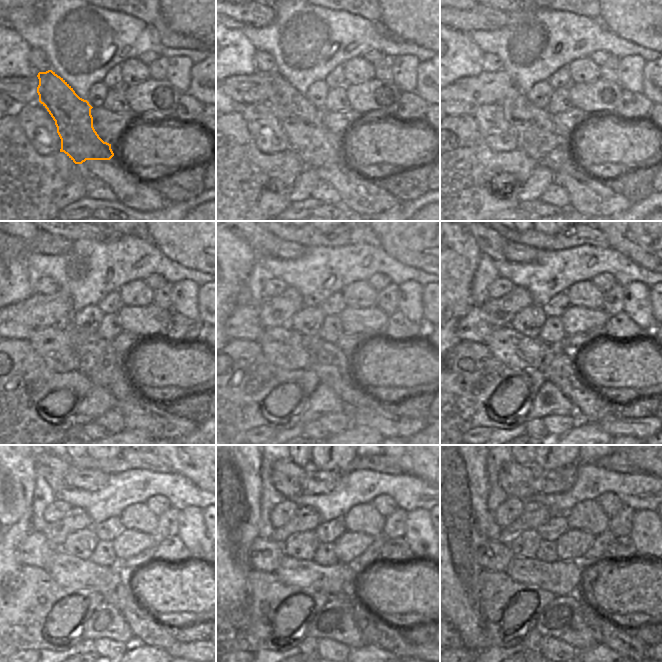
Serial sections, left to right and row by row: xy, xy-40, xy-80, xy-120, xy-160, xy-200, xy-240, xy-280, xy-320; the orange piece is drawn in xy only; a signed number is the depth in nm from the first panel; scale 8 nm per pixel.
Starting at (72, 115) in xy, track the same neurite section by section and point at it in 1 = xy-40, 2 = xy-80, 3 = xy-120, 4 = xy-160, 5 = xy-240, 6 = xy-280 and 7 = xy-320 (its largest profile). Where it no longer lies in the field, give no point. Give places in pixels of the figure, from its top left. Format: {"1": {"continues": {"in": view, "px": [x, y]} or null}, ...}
{"1": {"continues": {"in": "xy-40", "px": [308, 138]}}, "2": {"continues": {"in": "xy-80", "px": [537, 135]}}, "3": {"continues": {"in": "xy-120", "px": [98, 360]}}, "4": {"continues": {"in": "xy-160", "px": [332, 365]}}, "5": {"continues": {"in": "xy-240", "px": [146, 630]}}, "6": {"continues": {"in": "xy-280", "px": [375, 631]}}, "7": {"continues": {"in": "xy-320", "px": [622, 640]}}}

